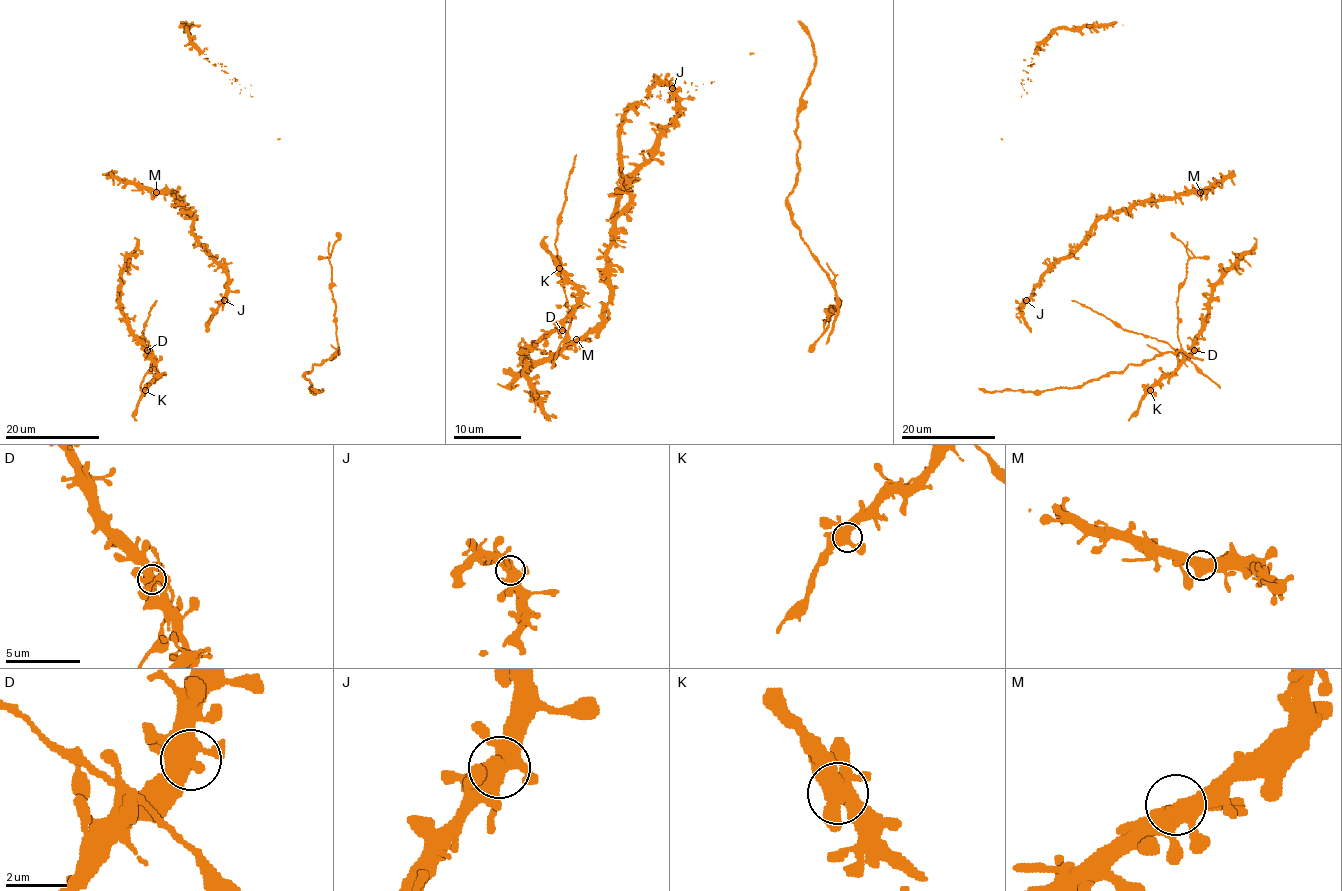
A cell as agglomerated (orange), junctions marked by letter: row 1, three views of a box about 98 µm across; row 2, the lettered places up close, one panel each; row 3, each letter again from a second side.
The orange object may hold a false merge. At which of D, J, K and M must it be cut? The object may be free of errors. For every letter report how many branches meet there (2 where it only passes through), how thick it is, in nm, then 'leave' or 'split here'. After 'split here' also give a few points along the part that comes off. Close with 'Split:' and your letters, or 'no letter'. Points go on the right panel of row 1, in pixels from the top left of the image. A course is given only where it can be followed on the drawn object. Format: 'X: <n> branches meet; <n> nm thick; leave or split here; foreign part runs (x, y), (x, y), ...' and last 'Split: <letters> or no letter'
D: 4 branches meet; 550 nm thick; leave
J: 4 branches meet; 550 nm thick; leave
K: 4 branches meet; 500 nm thick; leave
M: 4 branches meet; 500 nm thick; leave
Split: no letter

